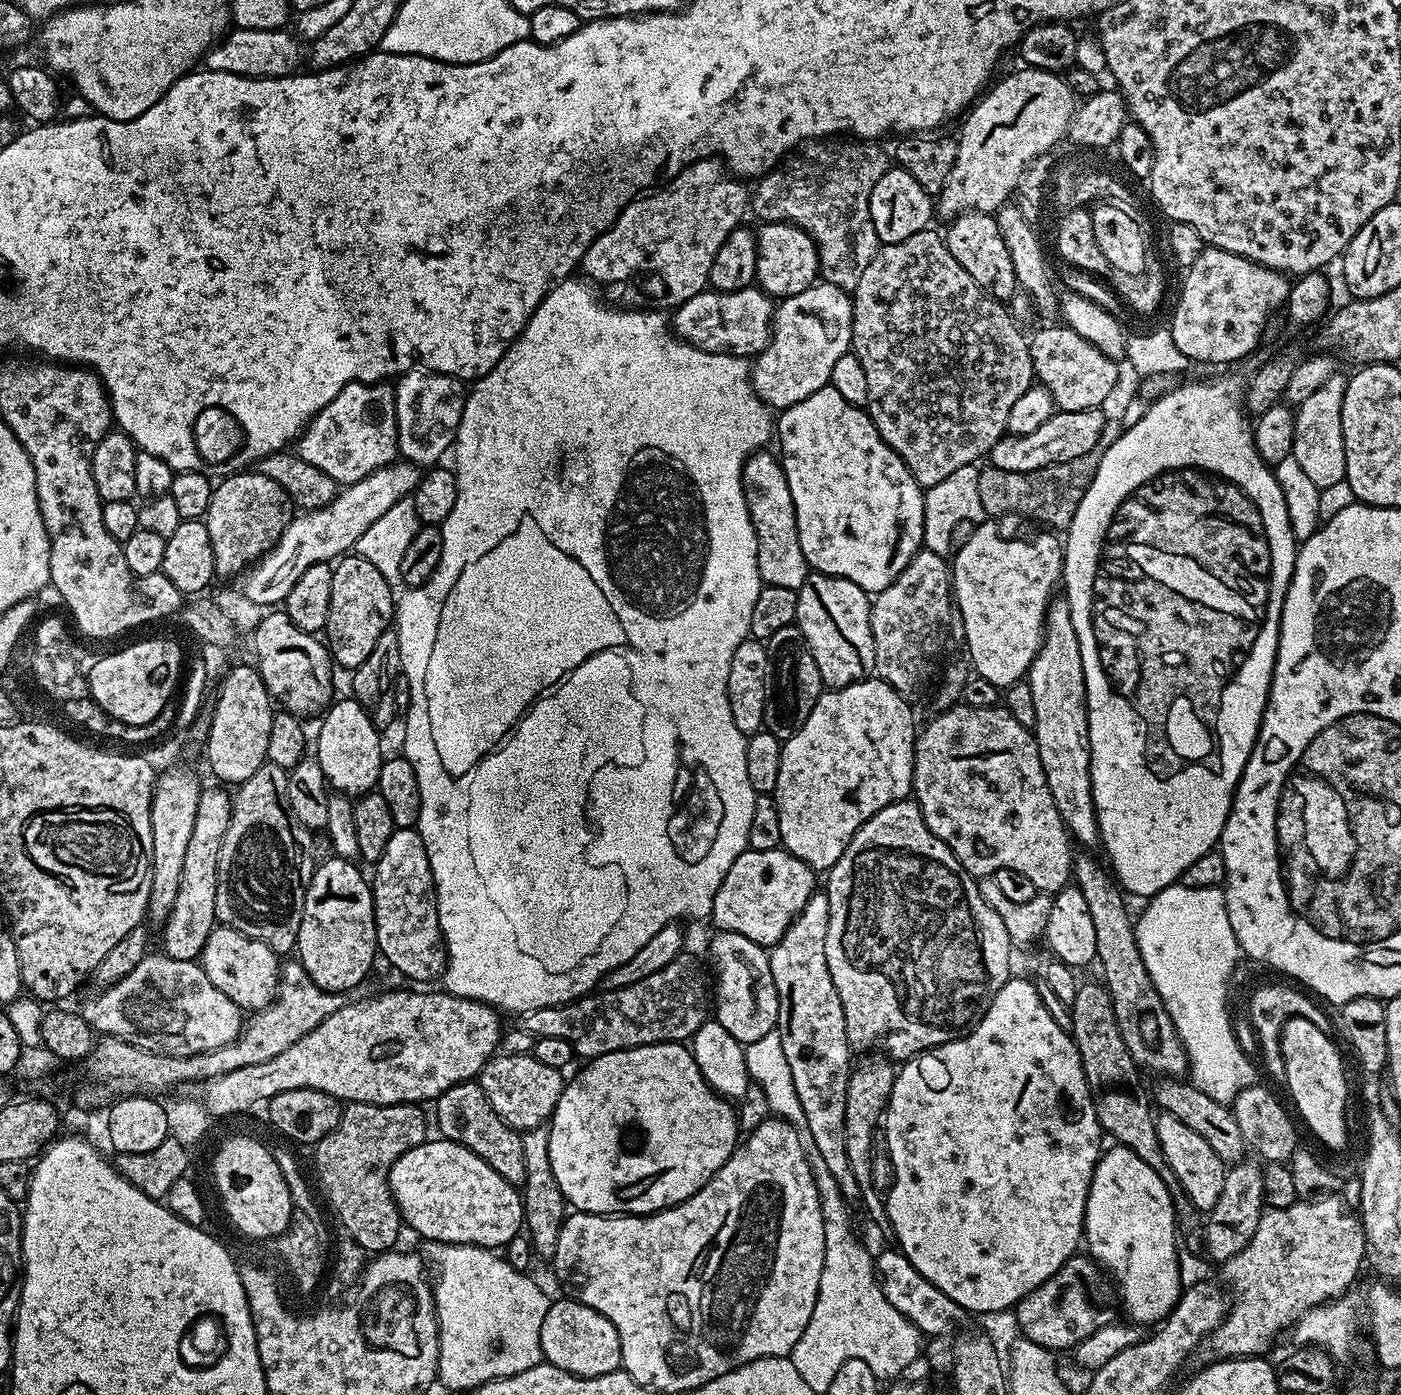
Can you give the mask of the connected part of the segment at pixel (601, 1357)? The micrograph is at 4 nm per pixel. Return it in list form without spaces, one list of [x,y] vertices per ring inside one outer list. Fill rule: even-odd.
[[[553,1299],[546,1310],[546,1318],[542,1318],[541,1357],[558,1366],[558,1370],[566,1370],[575,1376],[601,1376],[617,1371],[621,1367],[620,1339],[618,1330],[614,1330],[614,1322],[582,1302],[562,1299]]]

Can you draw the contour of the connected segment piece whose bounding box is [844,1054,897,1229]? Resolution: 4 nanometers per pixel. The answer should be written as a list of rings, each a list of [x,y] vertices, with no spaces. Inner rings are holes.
[[[872,1054],[855,1065],[852,1070],[852,1077],[846,1090],[846,1154],[850,1158],[850,1170],[854,1170],[854,1178],[860,1187],[859,1199],[864,1200],[864,1208],[868,1216],[878,1227],[887,1229],[888,1209],[885,1197],[882,1192],[876,1189],[872,1181],[872,1139],[877,1139],[878,1129],[882,1124],[884,1110],[888,1106],[888,1099],[892,1093],[892,1083],[896,1080],[897,1069],[893,1061],[888,1058],[879,1060],[879,1055]]]

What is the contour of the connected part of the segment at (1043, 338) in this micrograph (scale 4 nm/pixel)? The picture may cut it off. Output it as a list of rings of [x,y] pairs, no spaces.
[[[1059,327],[1040,328],[1030,336],[1028,353],[1032,359],[1033,377],[1050,392],[1059,411],[1073,412],[1101,407],[1120,378],[1117,361],[1106,357],[1072,328]]]

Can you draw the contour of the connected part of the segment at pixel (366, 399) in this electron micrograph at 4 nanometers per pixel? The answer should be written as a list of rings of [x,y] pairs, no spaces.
[[[388,382],[375,384],[348,384],[342,390],[338,390],[338,398],[330,402],[309,422],[299,437],[298,455],[310,466],[318,466],[322,474],[330,474],[330,478],[336,480],[337,485],[347,486],[366,478],[376,468],[384,468],[393,463],[398,456],[396,442],[396,393],[393,385]]]

